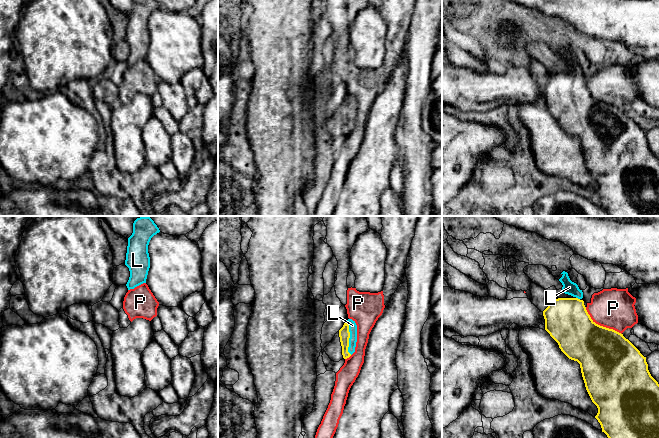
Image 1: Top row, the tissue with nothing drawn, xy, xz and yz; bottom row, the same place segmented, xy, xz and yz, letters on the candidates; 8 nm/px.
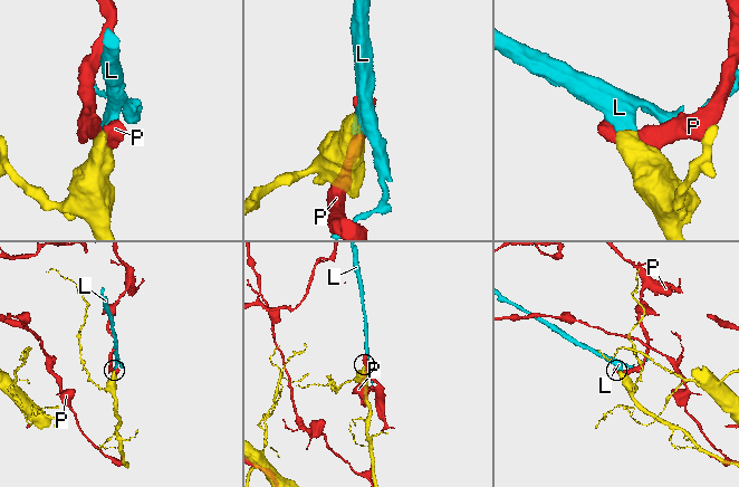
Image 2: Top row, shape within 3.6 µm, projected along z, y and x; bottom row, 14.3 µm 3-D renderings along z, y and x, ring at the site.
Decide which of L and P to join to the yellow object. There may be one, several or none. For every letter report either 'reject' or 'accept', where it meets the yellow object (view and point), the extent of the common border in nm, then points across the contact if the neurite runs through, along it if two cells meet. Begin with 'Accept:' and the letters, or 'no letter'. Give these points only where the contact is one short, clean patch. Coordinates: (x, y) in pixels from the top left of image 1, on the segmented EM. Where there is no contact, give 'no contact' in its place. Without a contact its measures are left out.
Accept: L
L: accept; contact xz (349, 337); length 280 nm; way xz (344, 334), (349, 337), (349, 328), (352, 325)
P: reject; contact yz (601, 326); length 360 nm

